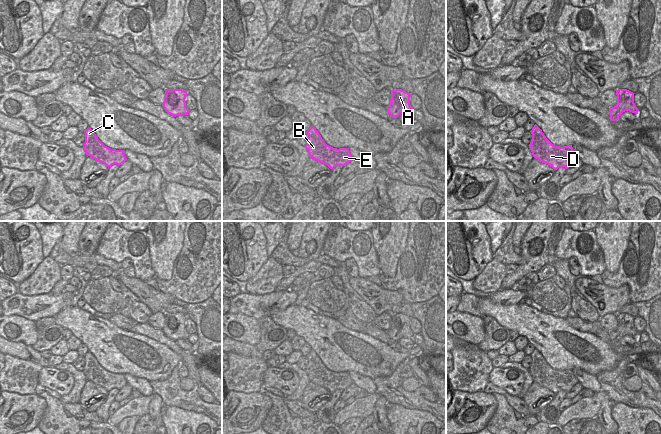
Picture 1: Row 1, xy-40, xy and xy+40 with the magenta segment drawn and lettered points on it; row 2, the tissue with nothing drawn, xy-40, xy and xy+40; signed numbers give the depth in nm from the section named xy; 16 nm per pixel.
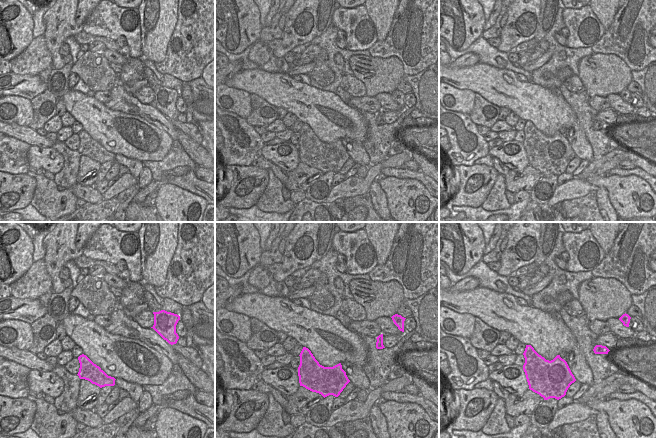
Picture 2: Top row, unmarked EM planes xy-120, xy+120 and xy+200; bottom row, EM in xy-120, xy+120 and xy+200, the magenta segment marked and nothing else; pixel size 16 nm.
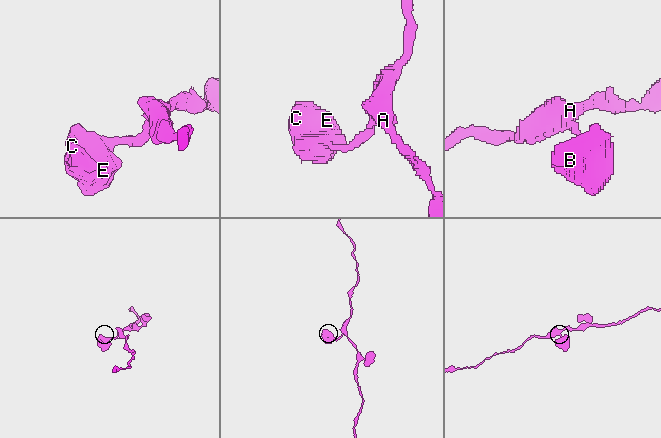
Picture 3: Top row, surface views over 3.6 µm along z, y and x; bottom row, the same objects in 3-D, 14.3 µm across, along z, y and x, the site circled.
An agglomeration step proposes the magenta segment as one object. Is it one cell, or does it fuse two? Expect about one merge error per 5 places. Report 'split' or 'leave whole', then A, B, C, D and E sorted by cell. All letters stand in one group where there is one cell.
leave whole; A B C D E

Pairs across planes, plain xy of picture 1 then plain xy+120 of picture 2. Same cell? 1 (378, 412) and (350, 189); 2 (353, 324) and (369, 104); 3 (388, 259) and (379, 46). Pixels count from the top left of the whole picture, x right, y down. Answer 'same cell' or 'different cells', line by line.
1: different cells
2: same cell
3: different cells

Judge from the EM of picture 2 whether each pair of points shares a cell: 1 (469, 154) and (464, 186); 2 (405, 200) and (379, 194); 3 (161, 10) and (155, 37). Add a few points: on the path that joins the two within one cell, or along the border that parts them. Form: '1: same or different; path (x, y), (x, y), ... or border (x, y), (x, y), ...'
1: different; border (474, 164), (453, 165), (451, 167)
2: different; border (377, 181), (385, 194), (386, 205), (390, 211)
3: same; path (159, 17), (156, 30)

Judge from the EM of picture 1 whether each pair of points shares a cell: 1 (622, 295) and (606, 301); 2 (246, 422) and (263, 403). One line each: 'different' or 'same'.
1: same
2: same

